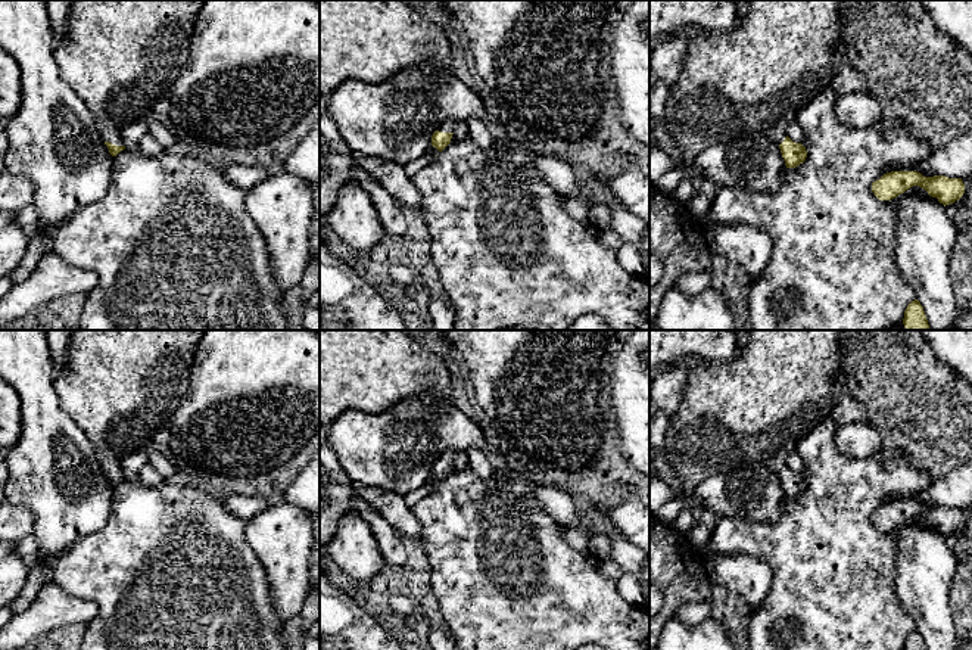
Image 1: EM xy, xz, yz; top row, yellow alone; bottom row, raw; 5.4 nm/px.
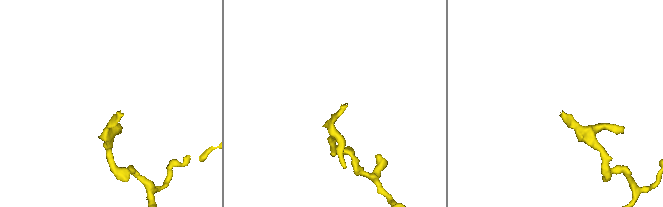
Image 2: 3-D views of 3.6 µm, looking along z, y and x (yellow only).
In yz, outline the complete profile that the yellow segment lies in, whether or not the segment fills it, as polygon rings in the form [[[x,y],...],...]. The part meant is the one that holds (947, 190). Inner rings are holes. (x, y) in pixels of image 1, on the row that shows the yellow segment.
[[[918,171],[887,172],[872,183],[872,192],[879,200],[891,200],[913,186],[925,189],[929,196],[937,198],[944,206],[954,203],[965,193],[962,178],[948,178],[945,175],[923,177]]]

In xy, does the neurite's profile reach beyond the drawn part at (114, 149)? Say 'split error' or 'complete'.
split error

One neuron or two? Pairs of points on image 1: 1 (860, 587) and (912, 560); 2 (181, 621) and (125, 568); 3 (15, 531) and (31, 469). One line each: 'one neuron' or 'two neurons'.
1: two neurons
2: one neuron
3: two neurons

